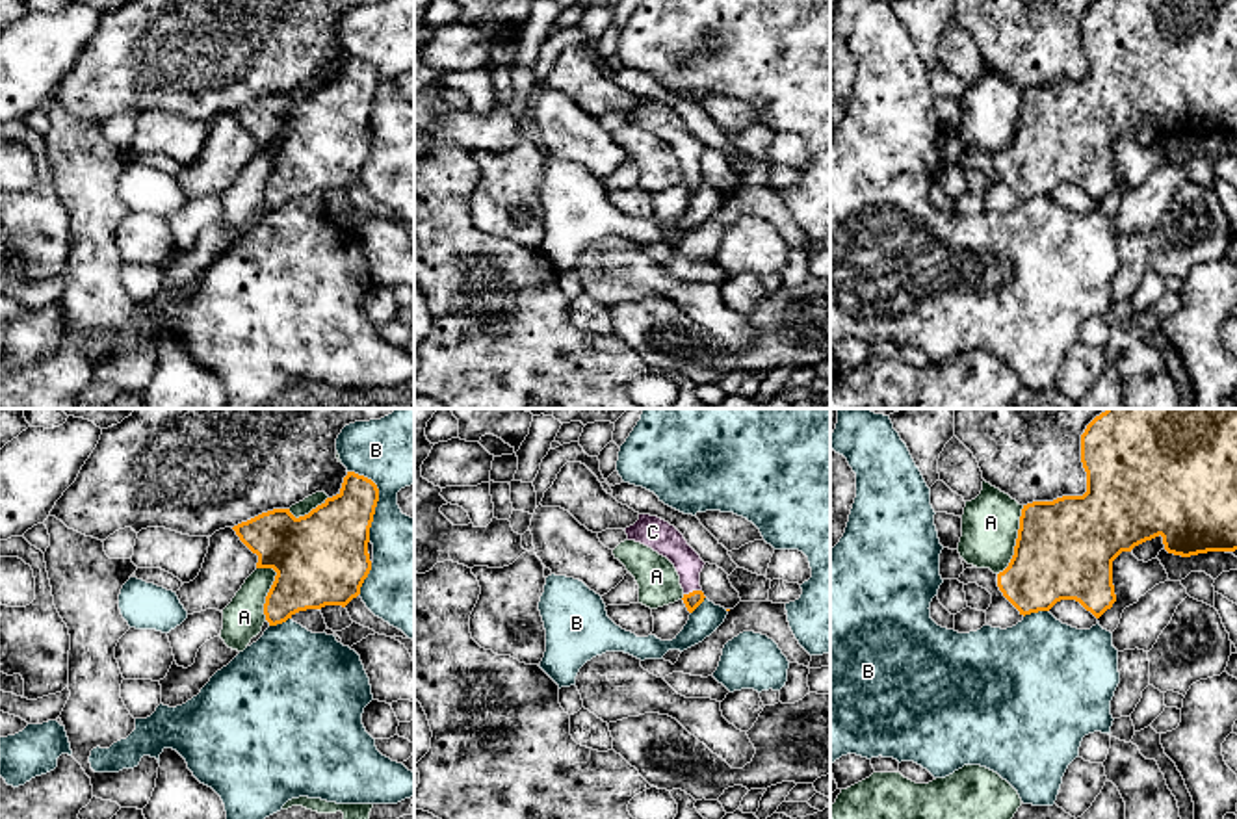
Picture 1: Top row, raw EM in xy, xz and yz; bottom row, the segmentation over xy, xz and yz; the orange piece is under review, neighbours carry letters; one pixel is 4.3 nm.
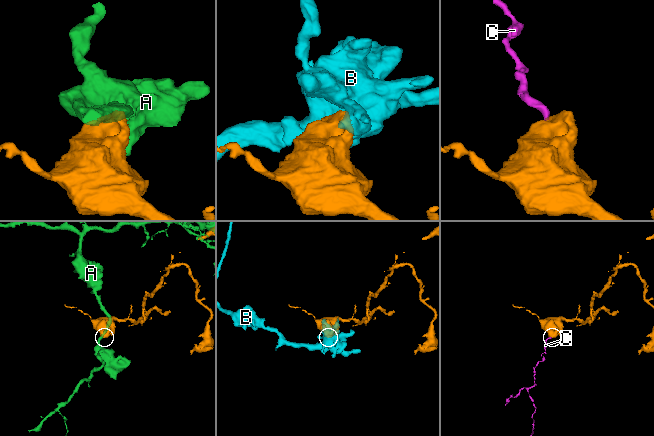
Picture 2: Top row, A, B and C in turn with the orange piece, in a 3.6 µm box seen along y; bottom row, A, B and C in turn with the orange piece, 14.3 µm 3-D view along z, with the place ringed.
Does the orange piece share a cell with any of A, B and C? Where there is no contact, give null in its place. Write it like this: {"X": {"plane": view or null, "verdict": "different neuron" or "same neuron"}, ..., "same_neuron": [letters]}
{"A": {"plane": "yz", "verdict": "different neuron"}, "B": {"plane": "xy", "verdict": "different neuron"}, "C": {"plane": "xz", "verdict": "same neuron"}, "same_neuron": ["C"]}

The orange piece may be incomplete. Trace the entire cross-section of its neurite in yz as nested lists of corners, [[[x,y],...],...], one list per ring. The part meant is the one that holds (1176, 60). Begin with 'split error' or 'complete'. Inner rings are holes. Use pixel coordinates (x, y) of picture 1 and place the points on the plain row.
complete | [[[1096,0],[1081,19],[1081,46],[1087,56],[1083,80],[1022,93],[1014,139],[997,158],[999,175],[1020,199],[1075,184],[1100,202],[1116,186],[1113,145],[1159,119],[1165,134],[1181,141],[1237,134],[1237,0]]]

